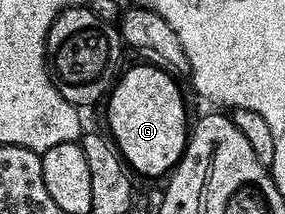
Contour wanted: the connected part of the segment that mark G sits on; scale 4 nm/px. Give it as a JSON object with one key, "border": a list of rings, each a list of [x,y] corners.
{"border":[[[149,65],[138,66],[142,67],[130,67],[127,71],[125,68],[109,92],[108,102],[105,104],[106,119],[110,122],[109,134],[121,151],[123,159],[135,172],[138,170],[142,175],[166,177],[173,172],[186,152],[188,123],[186,127],[186,107],[182,104],[182,91],[174,84],[177,83],[175,76],[169,75],[167,71]]]}

